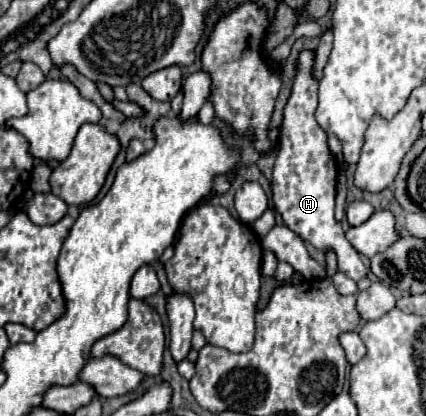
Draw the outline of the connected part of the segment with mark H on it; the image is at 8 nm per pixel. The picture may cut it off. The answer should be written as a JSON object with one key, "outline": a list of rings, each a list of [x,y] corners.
{"outline":[[[302,51],[298,59],[298,75],[290,99],[284,107],[282,119],[282,137],[274,163],[272,175],[272,201],[276,211],[282,215],[284,223],[296,231],[304,241],[312,243],[316,249],[328,251],[334,249],[338,255],[338,271],[350,279],[360,281],[366,277],[368,269],[364,267],[358,251],[344,237],[342,225],[334,219],[334,195],[336,195],[336,175],[338,163],[328,151],[326,131],[314,119],[318,105],[318,81],[312,79],[312,51]]]}

